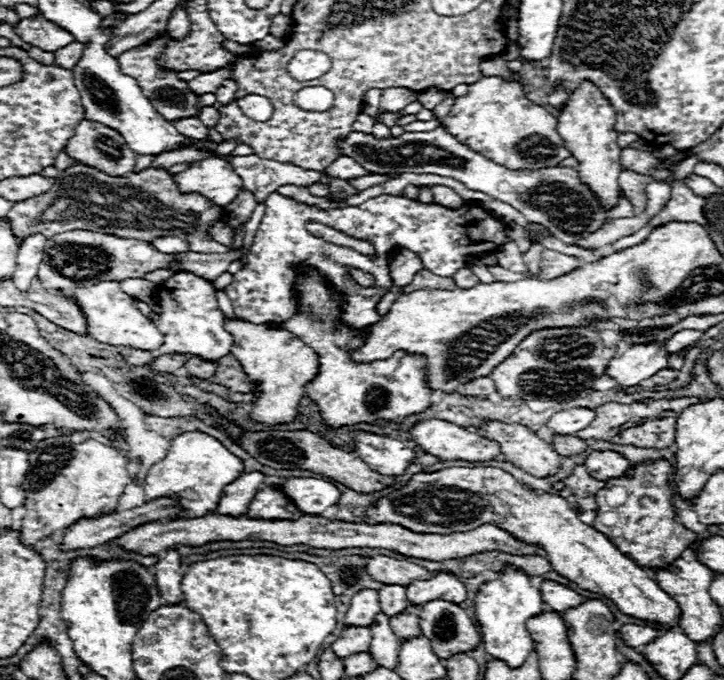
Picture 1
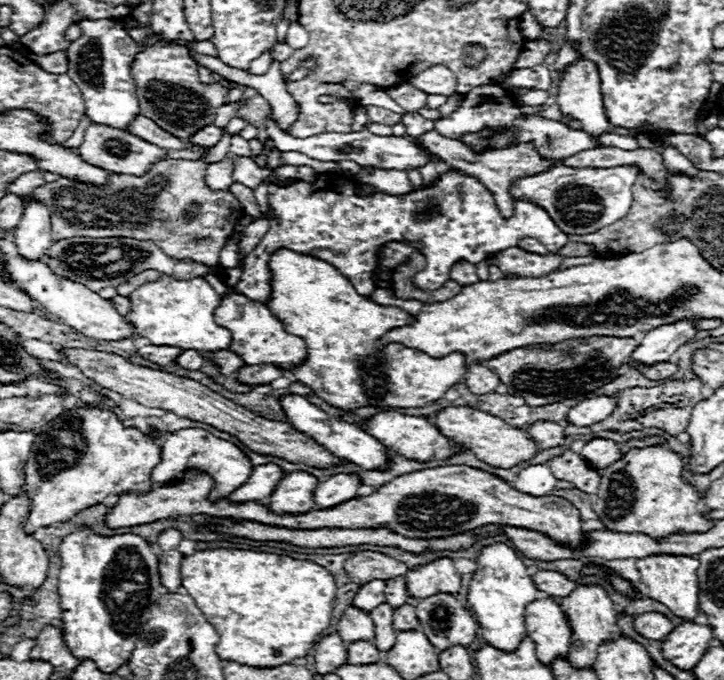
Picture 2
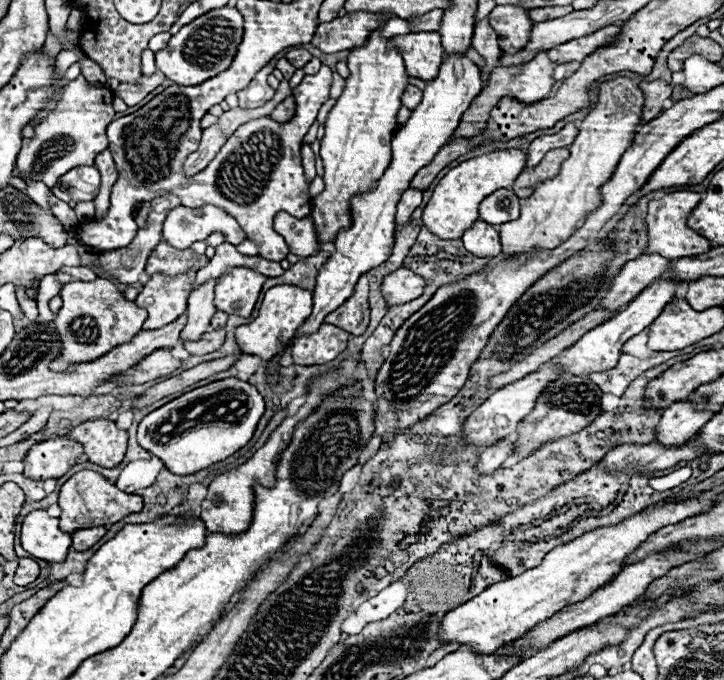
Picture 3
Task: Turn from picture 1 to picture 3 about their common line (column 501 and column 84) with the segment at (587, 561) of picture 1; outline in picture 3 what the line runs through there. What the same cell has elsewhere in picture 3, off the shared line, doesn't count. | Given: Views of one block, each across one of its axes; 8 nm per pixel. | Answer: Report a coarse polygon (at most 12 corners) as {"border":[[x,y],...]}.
{"border":[[94,470],[76,472],[58,496],[60,528],[106,526],[142,510]]}

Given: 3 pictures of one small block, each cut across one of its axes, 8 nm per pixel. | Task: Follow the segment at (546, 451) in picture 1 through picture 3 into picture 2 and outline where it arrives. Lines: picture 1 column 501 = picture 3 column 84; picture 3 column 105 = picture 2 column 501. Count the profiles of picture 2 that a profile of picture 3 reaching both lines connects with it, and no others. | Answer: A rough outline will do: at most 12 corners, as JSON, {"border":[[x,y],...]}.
{"border":[[452,406],[434,424],[490,466],[512,468],[536,442],[498,416]]}

